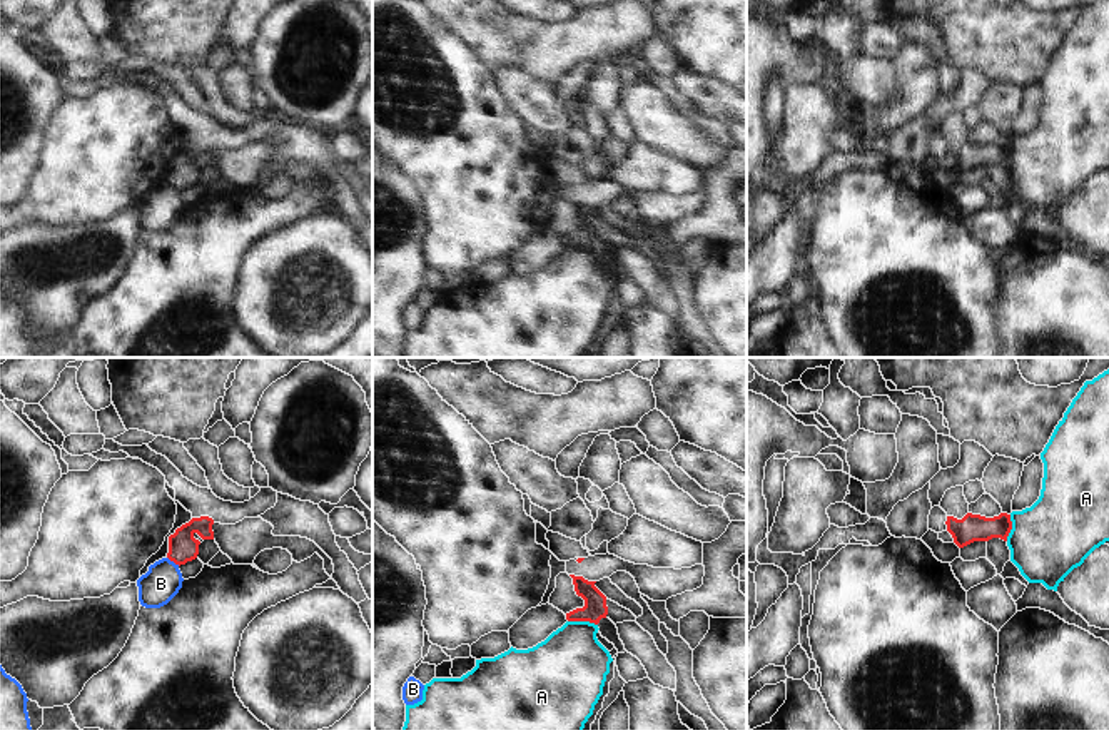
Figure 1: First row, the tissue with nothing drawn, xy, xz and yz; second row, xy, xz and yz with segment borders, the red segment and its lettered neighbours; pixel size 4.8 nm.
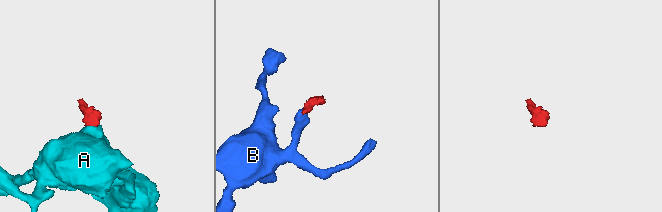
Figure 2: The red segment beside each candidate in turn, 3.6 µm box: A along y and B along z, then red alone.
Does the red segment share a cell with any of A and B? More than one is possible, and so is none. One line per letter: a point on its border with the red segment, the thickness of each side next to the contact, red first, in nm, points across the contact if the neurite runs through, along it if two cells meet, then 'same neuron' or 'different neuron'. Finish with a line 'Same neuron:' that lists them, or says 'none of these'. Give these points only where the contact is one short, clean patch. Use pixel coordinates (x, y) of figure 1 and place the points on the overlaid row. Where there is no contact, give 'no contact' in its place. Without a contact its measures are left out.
A: meets red in xz at (583, 620); 120 nm thick on the red side, 360 nm on the other; border along xz (568, 620), (588, 620), (597, 625); different neuron
B: meets red in xy at (174, 562); 140 nm thick on the red side, 180 nm on the other; border along xy (167, 557), (179, 565); different neuron
Same neuron: none of these

